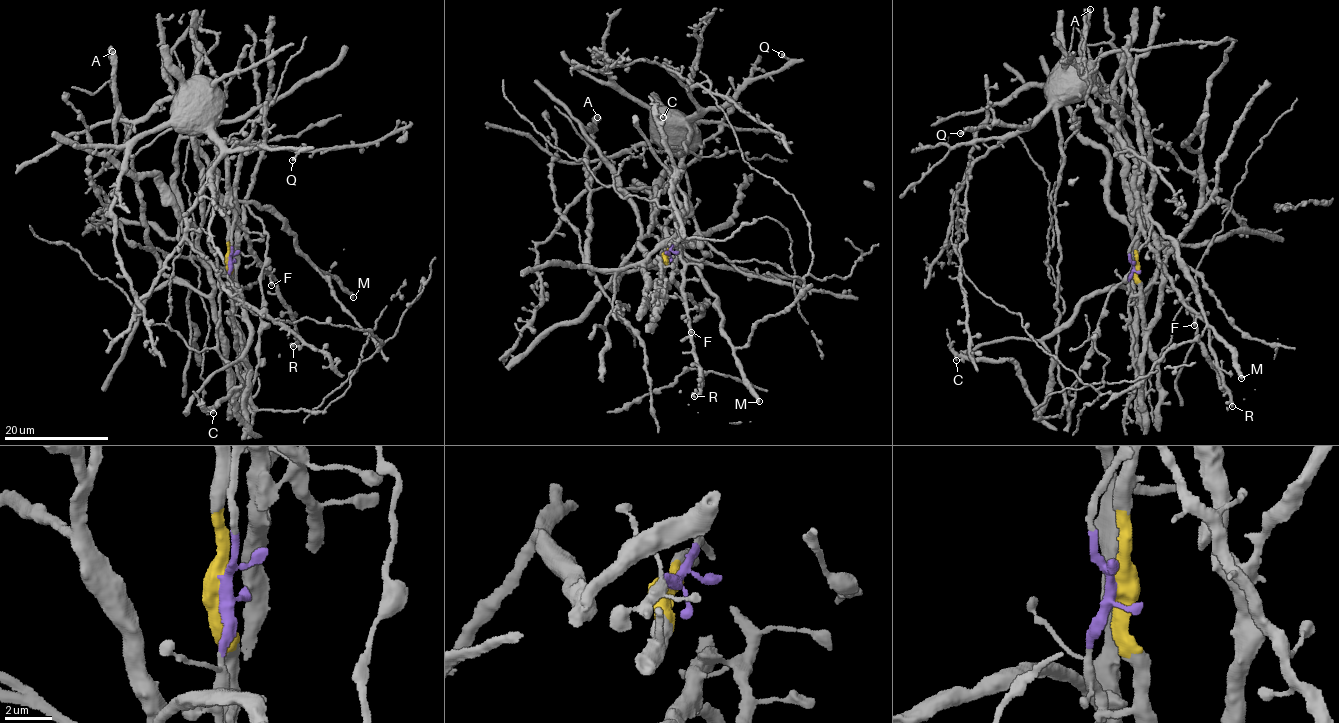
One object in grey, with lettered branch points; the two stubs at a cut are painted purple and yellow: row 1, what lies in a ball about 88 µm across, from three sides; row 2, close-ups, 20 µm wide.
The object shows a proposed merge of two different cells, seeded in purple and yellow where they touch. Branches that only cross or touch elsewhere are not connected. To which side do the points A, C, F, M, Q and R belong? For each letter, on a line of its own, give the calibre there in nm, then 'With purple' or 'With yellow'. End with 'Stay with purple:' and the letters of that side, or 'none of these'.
A: Thickness 550 nm. With yellow
C: Thickness 150 nm. With yellow
F: Thickness 360 nm. With purple
M: Thickness 440 nm. With yellow
Q: Thickness 380 nm. With purple
R: Thickness 340 nm. With purple
Stay with purple: F, Q, R

